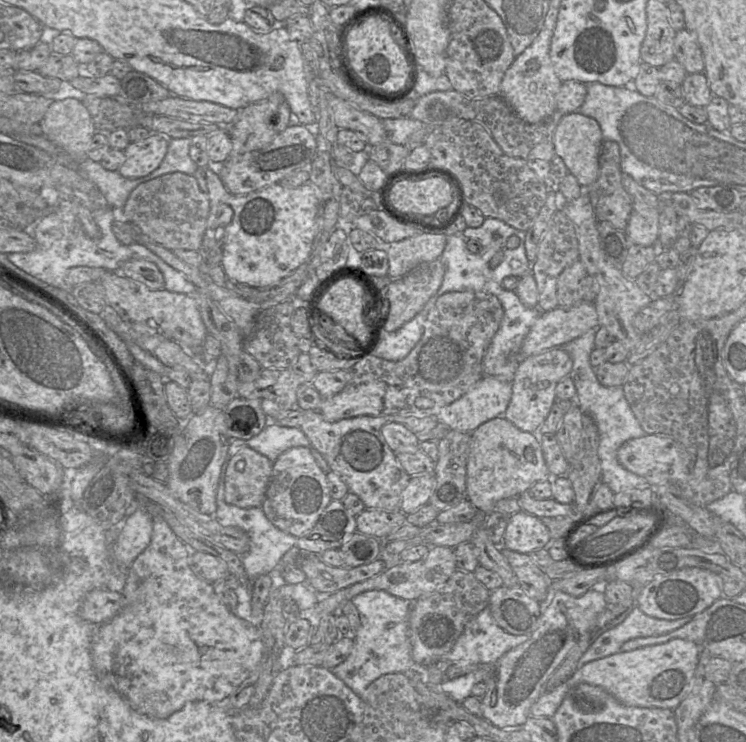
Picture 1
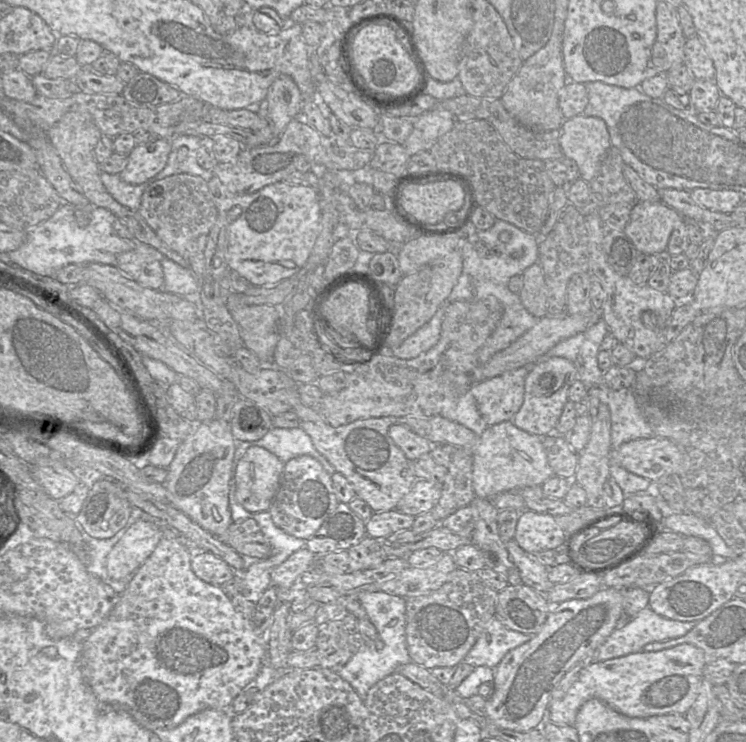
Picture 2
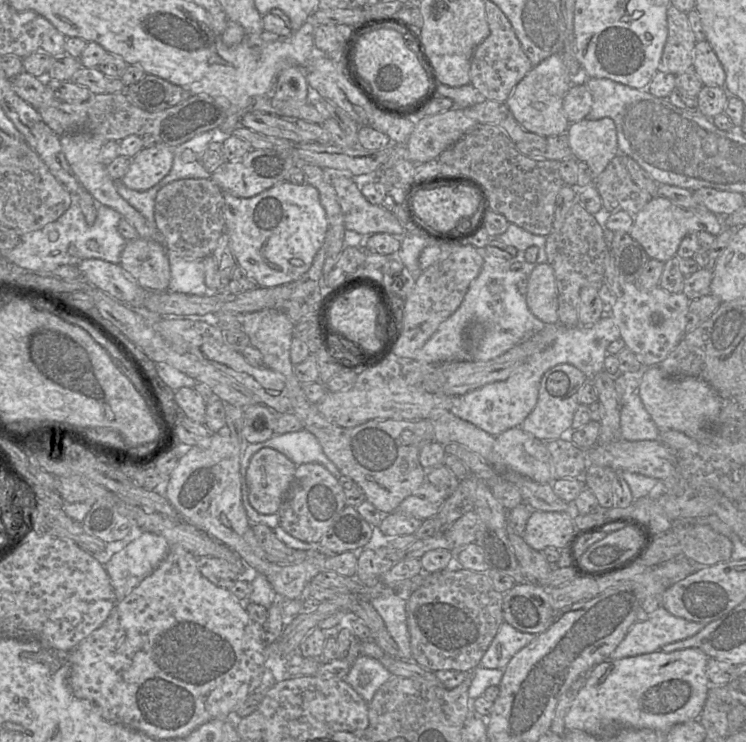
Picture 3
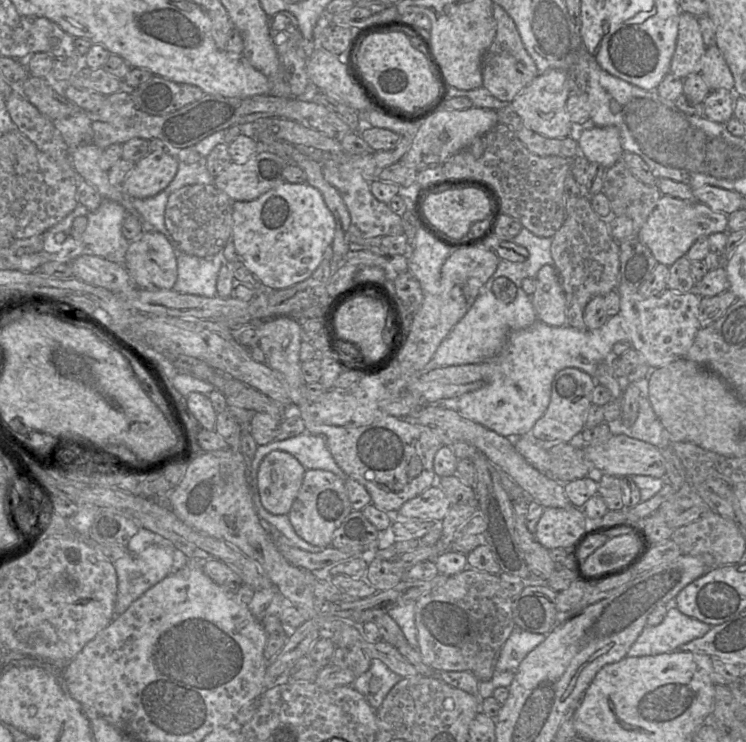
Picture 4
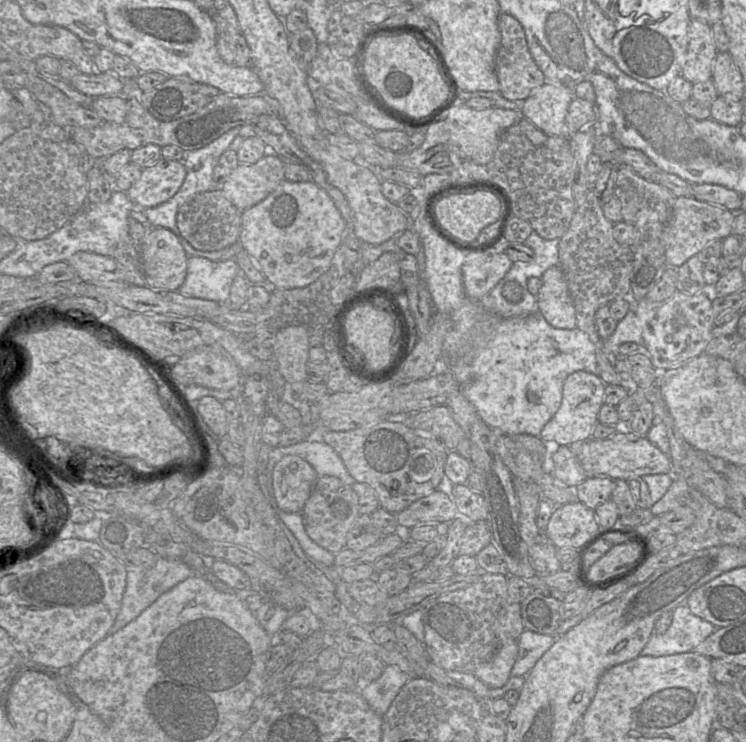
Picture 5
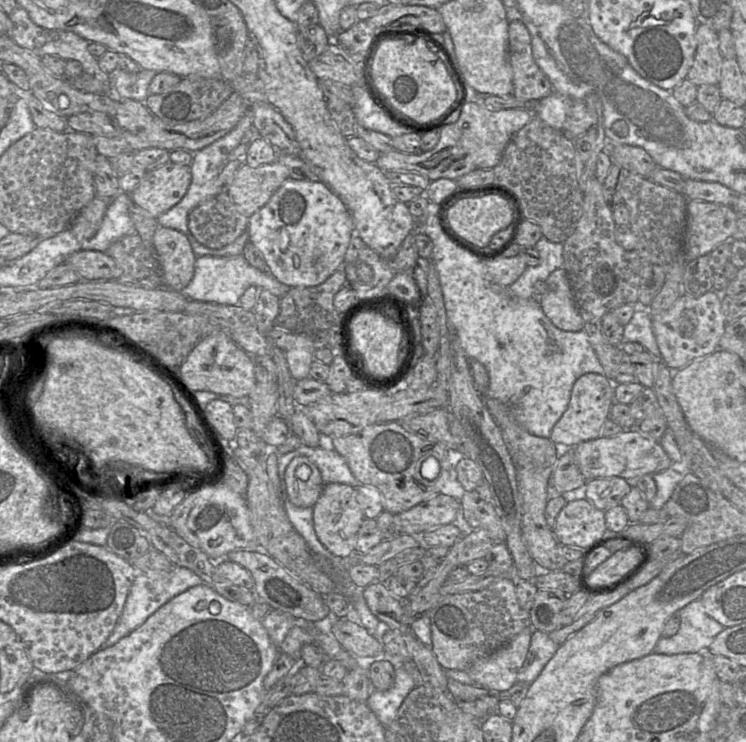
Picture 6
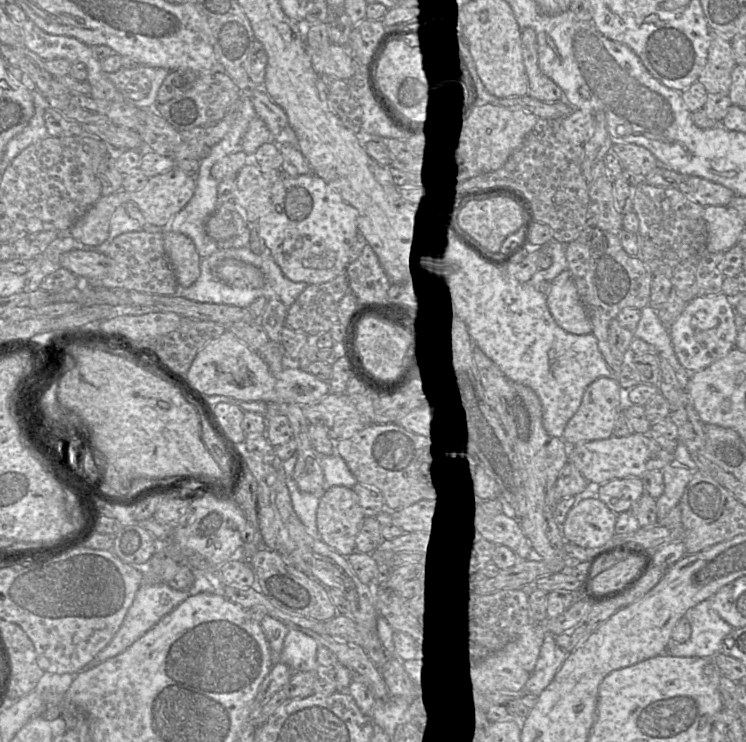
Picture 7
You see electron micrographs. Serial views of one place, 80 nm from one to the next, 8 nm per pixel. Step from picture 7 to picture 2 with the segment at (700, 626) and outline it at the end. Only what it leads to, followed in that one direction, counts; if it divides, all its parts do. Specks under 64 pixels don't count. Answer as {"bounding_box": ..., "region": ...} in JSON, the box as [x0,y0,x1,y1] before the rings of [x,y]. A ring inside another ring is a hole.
{"bounding_box":[593,606,697,662],"region":[[[647,606],[630,621],[619,620],[616,629],[594,652],[593,662],[640,652],[648,643],[683,636],[697,622],[684,622],[665,618]]]}

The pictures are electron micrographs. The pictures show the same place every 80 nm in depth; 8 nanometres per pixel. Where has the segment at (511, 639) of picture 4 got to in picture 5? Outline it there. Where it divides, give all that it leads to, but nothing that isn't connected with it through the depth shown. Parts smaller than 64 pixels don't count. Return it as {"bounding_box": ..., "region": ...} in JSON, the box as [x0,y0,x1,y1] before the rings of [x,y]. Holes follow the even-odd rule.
{"bounding_box":[512,629,555,677],"region":[[[525,629],[517,639],[518,656],[512,668],[512,675],[525,677],[554,642],[555,638],[551,635]]]}

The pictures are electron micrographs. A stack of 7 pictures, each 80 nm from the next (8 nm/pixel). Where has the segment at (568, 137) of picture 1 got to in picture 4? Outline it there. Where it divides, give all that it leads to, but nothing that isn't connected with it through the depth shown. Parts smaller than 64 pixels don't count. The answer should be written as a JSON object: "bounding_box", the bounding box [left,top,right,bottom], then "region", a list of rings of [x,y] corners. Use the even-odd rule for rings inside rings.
{"bounding_box":[575,126,623,168],"region":[[[615,126],[583,129],[575,135],[579,153],[590,162],[609,168],[623,154],[619,129]]]}

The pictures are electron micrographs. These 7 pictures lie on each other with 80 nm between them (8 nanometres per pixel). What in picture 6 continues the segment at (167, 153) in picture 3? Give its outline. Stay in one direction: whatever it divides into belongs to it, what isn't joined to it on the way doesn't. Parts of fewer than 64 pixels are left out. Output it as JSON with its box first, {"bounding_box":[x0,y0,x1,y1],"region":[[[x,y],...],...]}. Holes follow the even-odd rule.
{"bounding_box":[130,162,191,218],"region":[[[167,162],[147,171],[139,185],[130,193],[133,204],[157,218],[186,195],[191,184],[189,166]]]}

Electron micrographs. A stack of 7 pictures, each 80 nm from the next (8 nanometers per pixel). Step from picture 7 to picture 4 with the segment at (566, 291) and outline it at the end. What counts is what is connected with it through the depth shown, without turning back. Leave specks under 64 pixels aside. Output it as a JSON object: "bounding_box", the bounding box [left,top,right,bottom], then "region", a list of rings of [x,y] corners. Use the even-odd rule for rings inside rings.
{"bounding_box":[530,265,567,326],"region":[[[544,265],[534,279],[536,289],[530,298],[537,319],[550,326],[567,326],[565,294],[556,268]]]}

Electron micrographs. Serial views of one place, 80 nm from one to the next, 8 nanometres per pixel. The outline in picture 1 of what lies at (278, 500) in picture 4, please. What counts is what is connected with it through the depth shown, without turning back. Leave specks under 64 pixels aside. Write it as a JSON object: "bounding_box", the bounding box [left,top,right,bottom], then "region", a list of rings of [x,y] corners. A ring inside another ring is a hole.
{"bounding_box":[224,447,273,508],"region":[[[244,447],[227,462],[224,500],[240,508],[261,507],[272,474],[273,462]]]}

